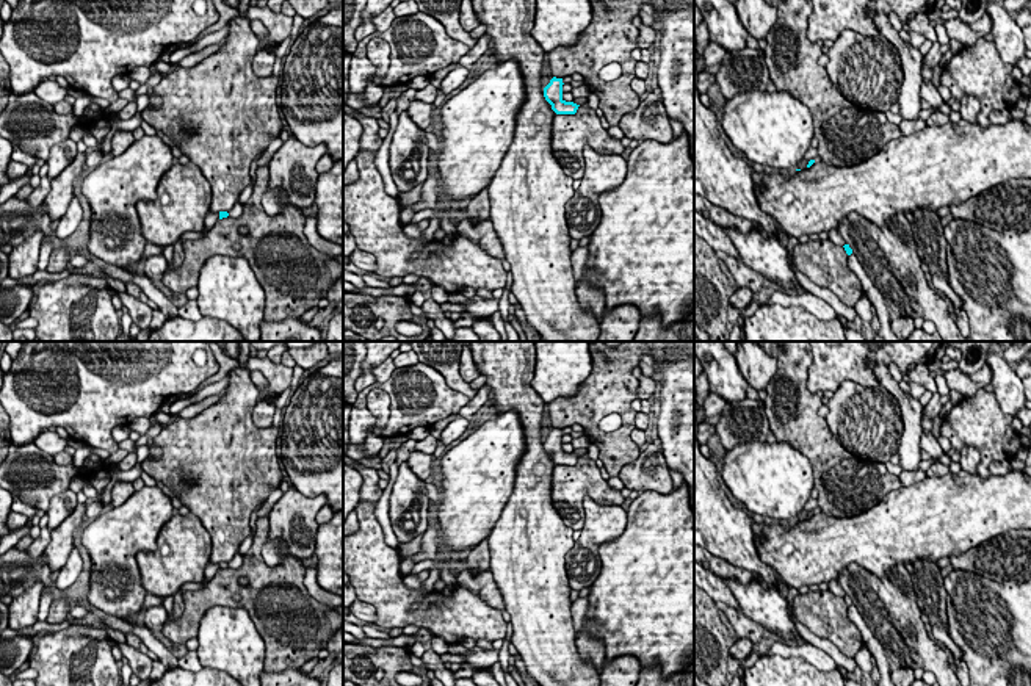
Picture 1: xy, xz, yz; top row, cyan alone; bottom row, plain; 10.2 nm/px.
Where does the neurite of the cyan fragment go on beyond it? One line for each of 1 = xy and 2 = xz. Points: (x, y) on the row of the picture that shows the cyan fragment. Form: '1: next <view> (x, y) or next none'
1: next none
2: next none

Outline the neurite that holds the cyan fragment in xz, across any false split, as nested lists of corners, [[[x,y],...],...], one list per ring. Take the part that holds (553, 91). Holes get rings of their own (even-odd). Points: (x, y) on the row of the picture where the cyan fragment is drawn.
[[[553,77],[544,88],[544,97],[556,114],[575,114],[580,105],[563,99],[563,85],[563,78]]]

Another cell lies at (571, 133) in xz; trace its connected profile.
[[[580,105],[575,114],[555,114],[552,125],[552,152],[566,175],[581,180],[584,174],[584,146],[602,155],[620,155],[625,147],[602,127],[595,110]]]

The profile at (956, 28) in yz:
[[[986,13],[975,23],[965,23],[960,17],[943,22],[950,39],[956,39],[962,47],[970,47],[992,31],[992,17]]]

